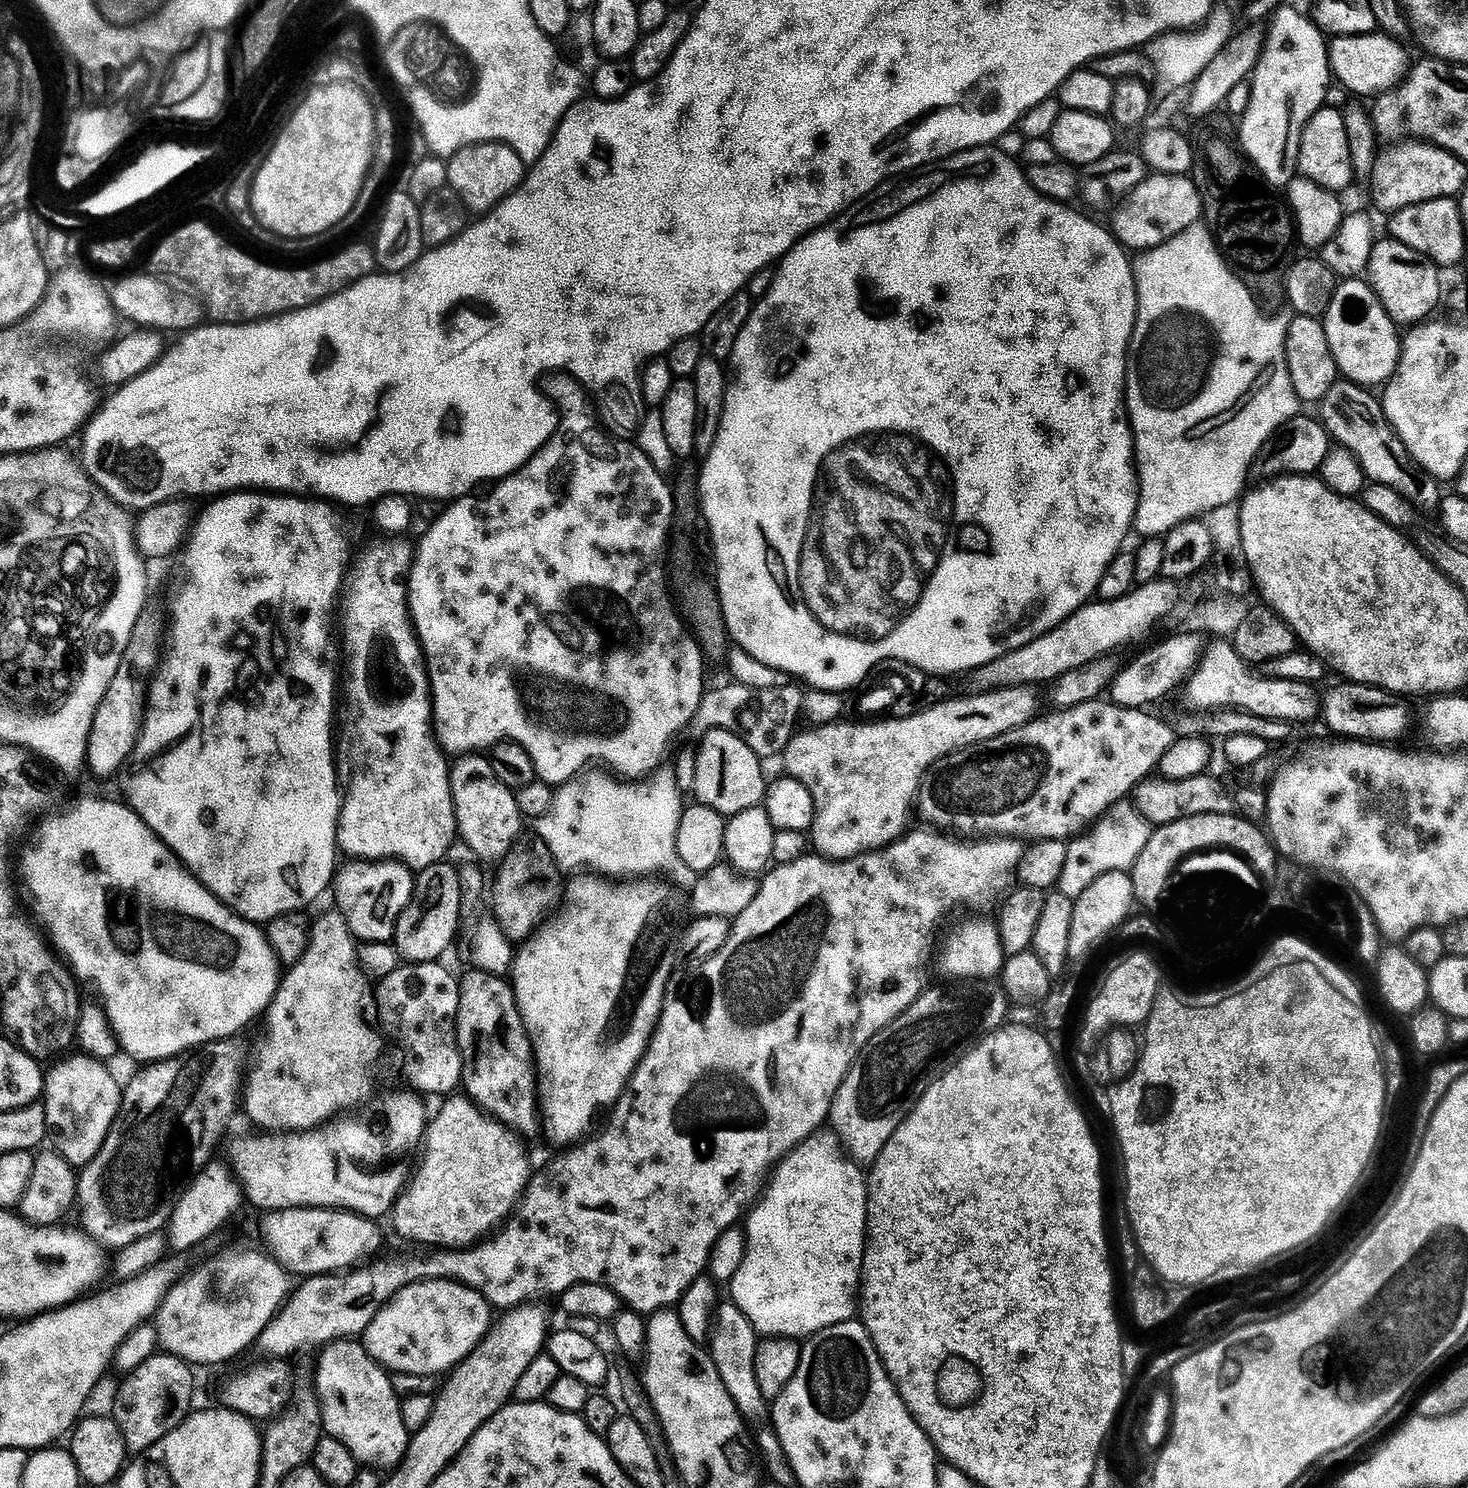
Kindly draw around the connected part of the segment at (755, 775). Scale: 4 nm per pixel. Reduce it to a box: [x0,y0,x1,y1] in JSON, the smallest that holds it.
[694,728,766,818]

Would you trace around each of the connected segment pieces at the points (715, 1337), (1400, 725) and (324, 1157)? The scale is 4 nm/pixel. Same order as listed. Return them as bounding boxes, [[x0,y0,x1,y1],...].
[[710,1303,770,1422],[1322,682,1412,742],[234,1126,406,1218]]

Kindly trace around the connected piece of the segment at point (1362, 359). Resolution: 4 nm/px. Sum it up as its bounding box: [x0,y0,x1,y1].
[1322,279,1402,386]

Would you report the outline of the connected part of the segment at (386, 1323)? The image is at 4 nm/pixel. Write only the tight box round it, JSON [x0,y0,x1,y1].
[362,1280,494,1378]

